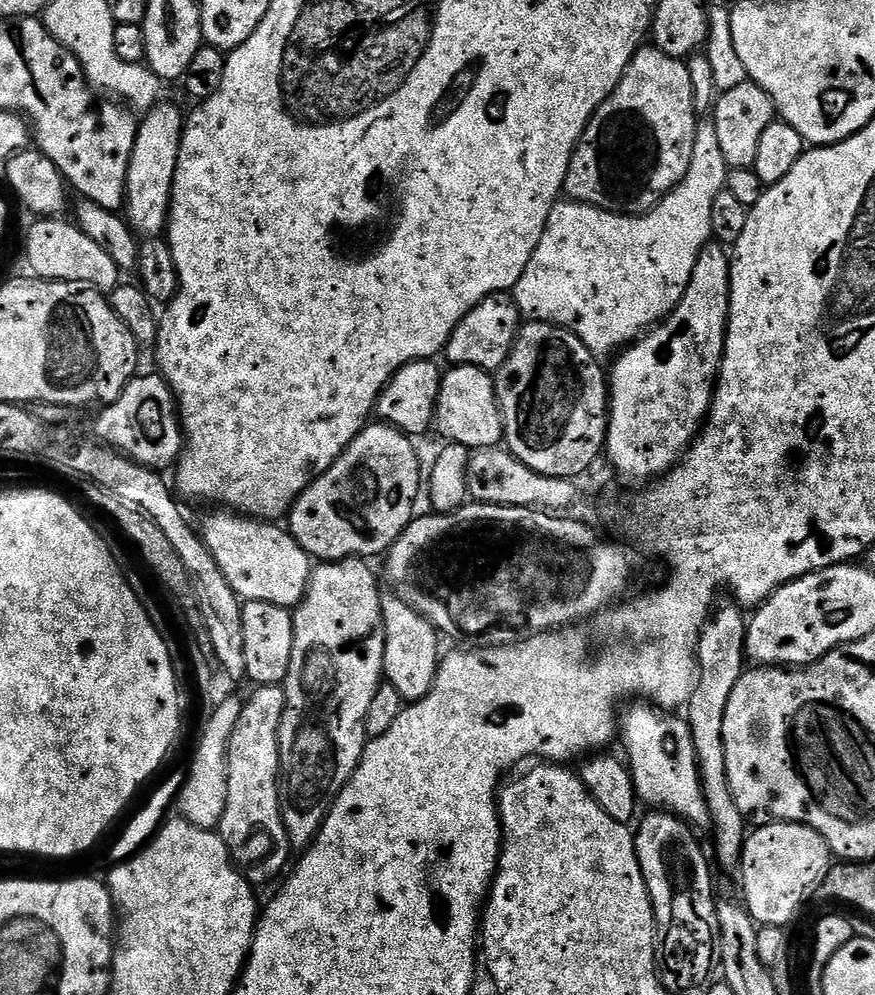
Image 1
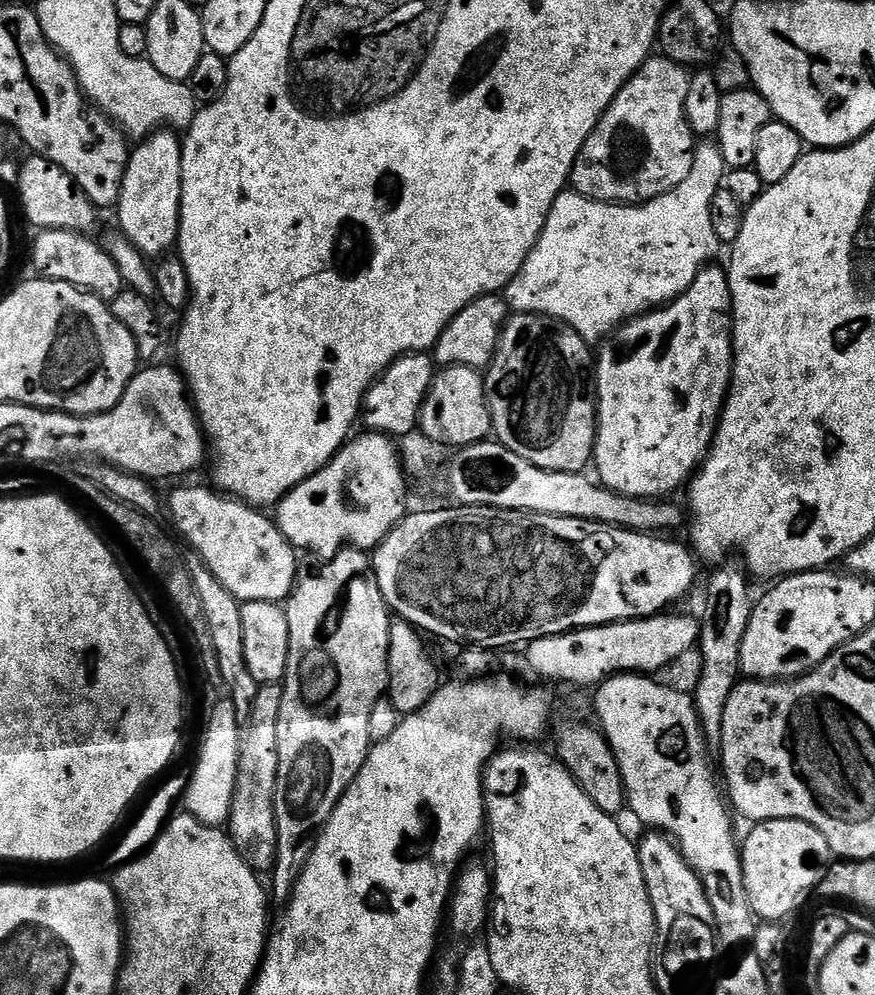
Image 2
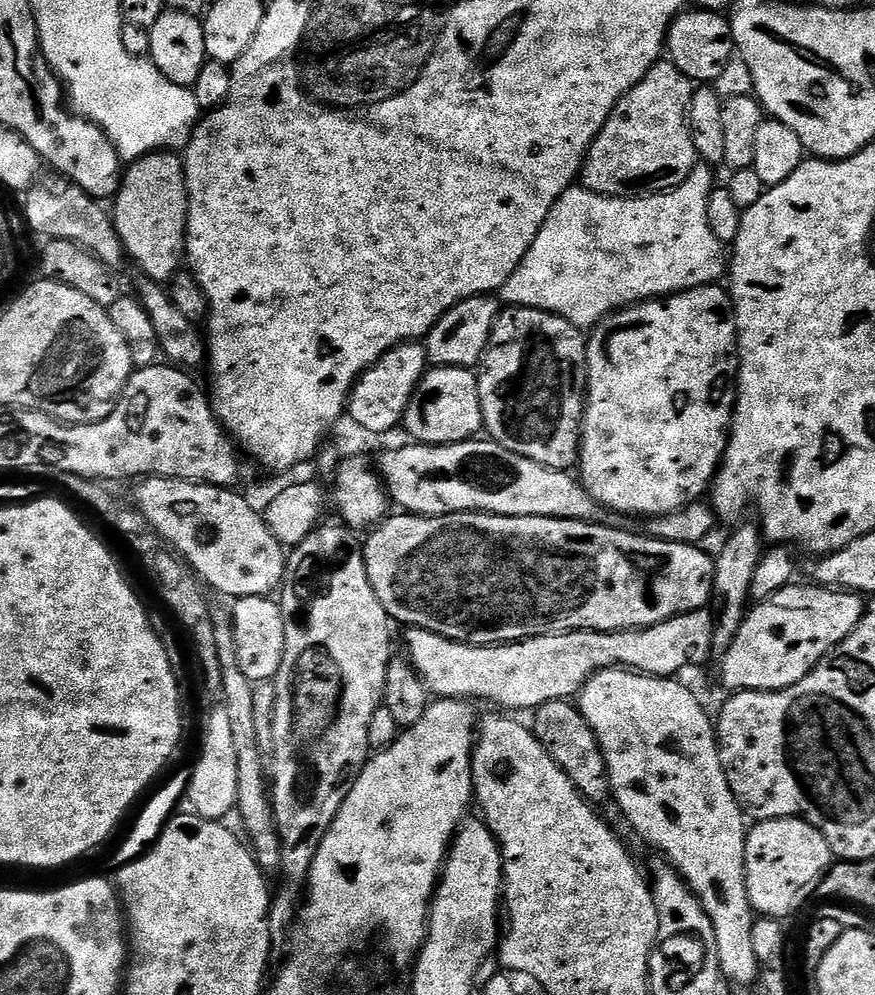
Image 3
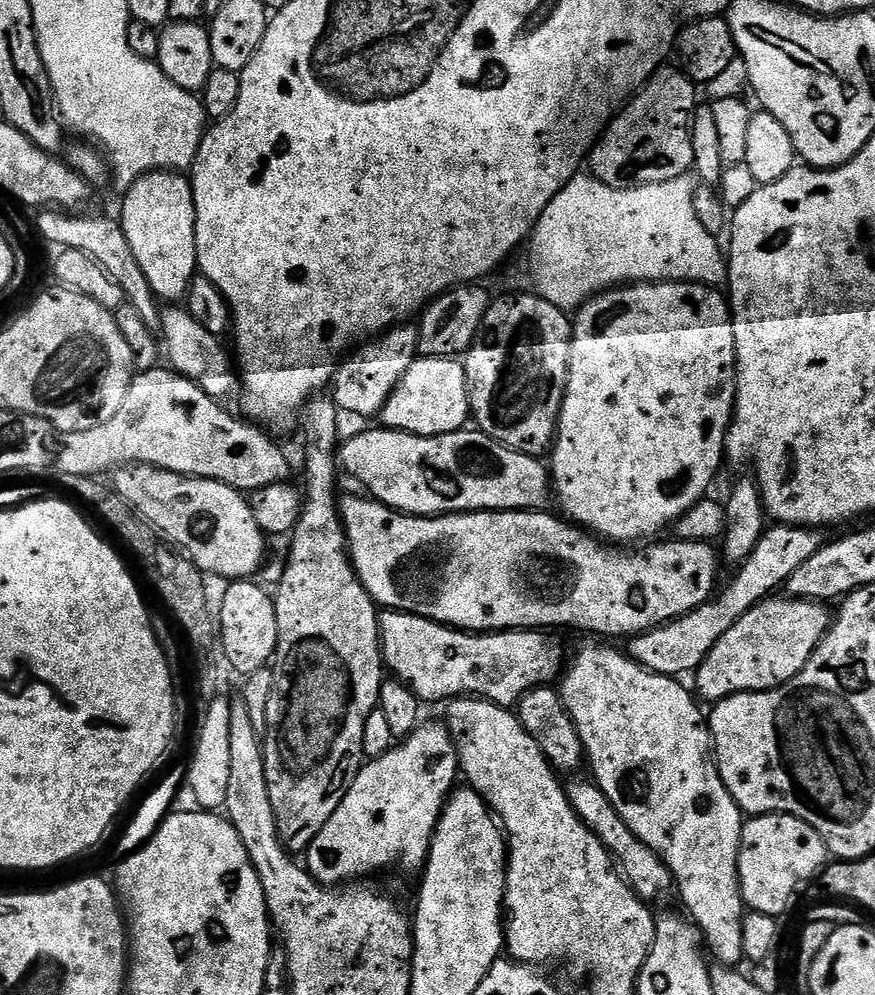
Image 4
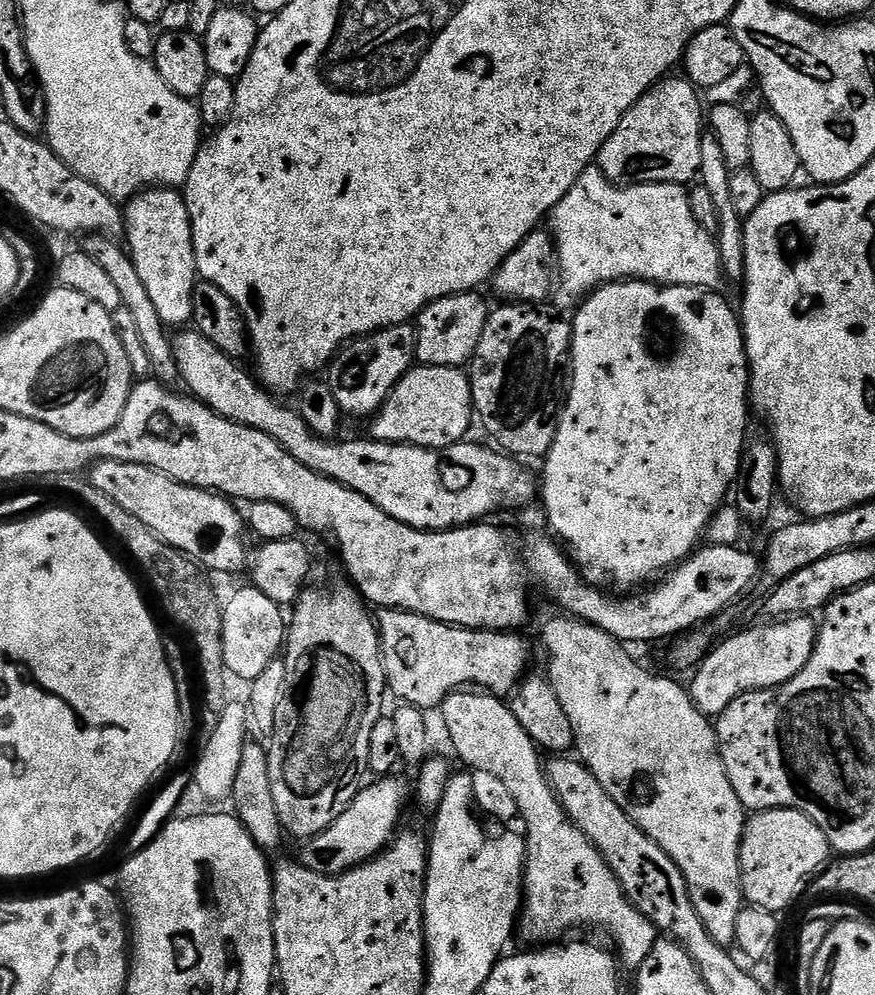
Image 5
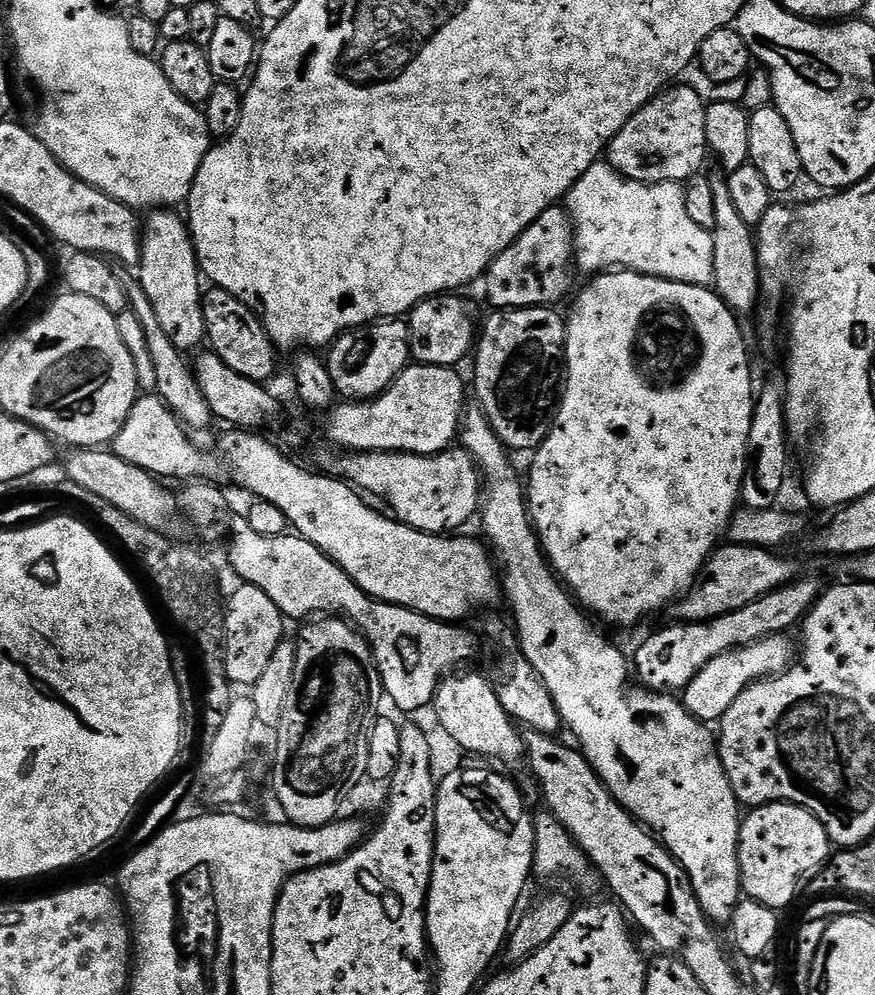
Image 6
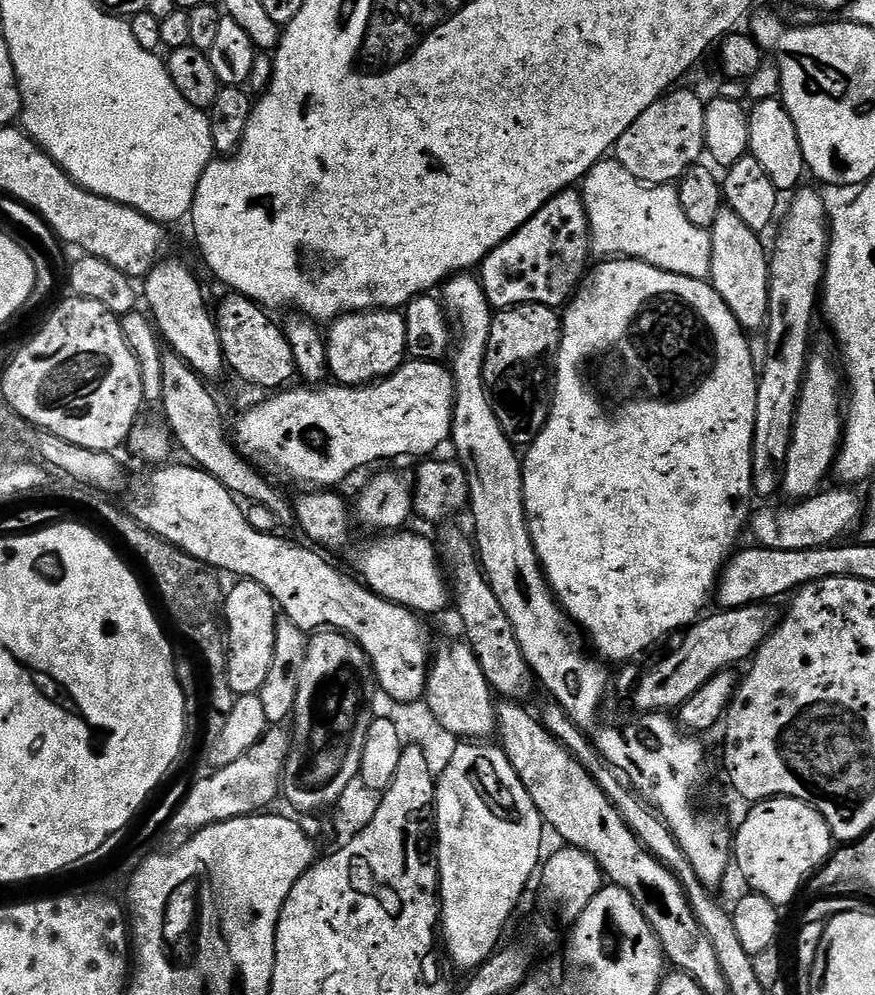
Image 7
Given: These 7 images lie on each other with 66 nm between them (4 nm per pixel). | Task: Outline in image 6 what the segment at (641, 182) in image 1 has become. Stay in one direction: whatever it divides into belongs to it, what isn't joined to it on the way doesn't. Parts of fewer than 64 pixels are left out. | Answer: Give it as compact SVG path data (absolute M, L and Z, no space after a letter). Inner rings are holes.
M672 86L655 96L645 108L638 110L622 130L609 142L606 149L606 163L614 171L624 175L625 180L637 180L643 184L671 184L687 182L701 171L704 159L710 153L706 142L706 100L692 88Z

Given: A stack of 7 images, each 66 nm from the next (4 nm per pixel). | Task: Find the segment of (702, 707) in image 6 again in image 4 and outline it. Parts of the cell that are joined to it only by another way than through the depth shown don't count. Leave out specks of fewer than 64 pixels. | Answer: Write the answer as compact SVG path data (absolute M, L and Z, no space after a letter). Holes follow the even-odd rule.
M769 598L759 604L755 604L710 650L710 654L702 662L702 666L695 673L694 679L700 687L699 695L705 696L709 702L725 700L727 696L735 692L766 692L769 688L779 688L780 685L788 683L812 661L812 655L820 646L820 641L827 635L830 627L830 616L823 603L814 600L798 600L795 598L783 598L776 600Z

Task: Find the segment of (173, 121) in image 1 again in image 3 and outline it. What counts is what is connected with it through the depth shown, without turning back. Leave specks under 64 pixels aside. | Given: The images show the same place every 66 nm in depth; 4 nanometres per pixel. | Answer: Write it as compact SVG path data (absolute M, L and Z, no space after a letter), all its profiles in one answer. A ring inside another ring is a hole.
M165 150L162 152L152 152L149 156L144 156L140 160L131 161L127 165L126 171L123 173L120 182L120 191L114 197L114 219L116 222L116 229L120 235L120 241L124 244L124 251L134 263L140 267L139 271L143 275L148 276L151 280L158 280L161 282L171 281L172 277L177 272L181 271L182 261L186 256L186 237L188 234L188 187L186 186L186 178L184 177L184 162L183 159L175 151Z

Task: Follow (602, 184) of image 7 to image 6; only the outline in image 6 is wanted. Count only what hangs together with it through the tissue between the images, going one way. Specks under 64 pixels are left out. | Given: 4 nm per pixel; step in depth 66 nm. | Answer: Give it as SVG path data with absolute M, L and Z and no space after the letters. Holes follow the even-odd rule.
M597 162L578 178L566 197L566 211L576 237L576 266L582 273L600 274L605 270L624 269L643 276L657 276L683 284L709 287L714 278L714 242L711 231L693 222L686 211L686 198L679 183L643 184L625 180L606 162Z

